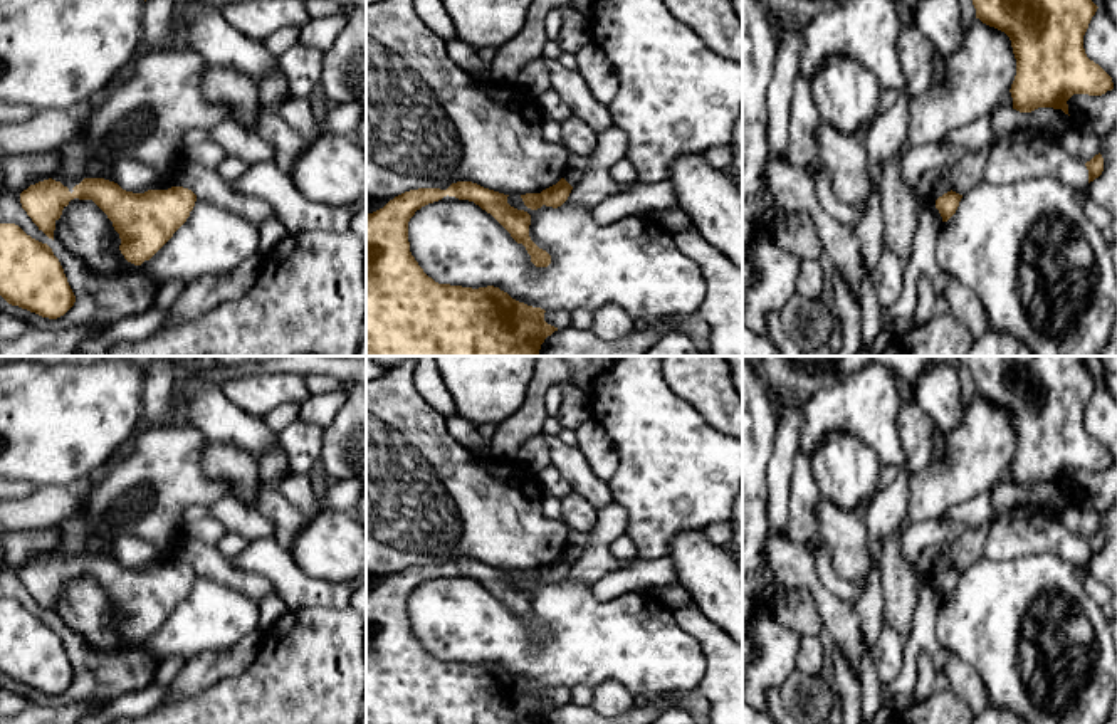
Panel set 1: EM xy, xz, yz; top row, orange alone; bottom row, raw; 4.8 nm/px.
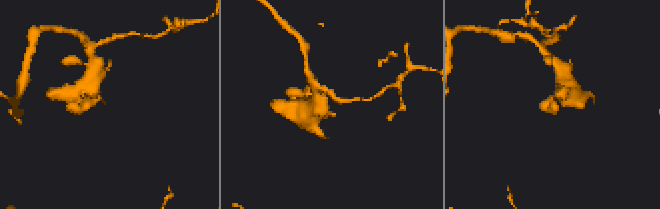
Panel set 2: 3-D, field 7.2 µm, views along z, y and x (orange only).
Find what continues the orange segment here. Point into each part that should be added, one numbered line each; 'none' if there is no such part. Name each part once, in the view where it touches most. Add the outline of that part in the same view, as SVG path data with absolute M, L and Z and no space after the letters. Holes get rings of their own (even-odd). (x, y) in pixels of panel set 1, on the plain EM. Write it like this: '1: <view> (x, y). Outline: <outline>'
none

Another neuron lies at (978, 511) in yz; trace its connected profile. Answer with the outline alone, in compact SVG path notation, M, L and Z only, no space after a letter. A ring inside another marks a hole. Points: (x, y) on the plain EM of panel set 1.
M981 494L947 511L947 519L962 522L968 529L981 527L996 517L989 494Z

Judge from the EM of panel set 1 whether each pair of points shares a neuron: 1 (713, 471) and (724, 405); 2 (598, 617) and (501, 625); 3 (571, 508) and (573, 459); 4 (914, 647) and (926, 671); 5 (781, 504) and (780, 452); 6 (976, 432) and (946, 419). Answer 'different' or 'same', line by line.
1: different
2: same
3: different
4: different
5: same
6: different

